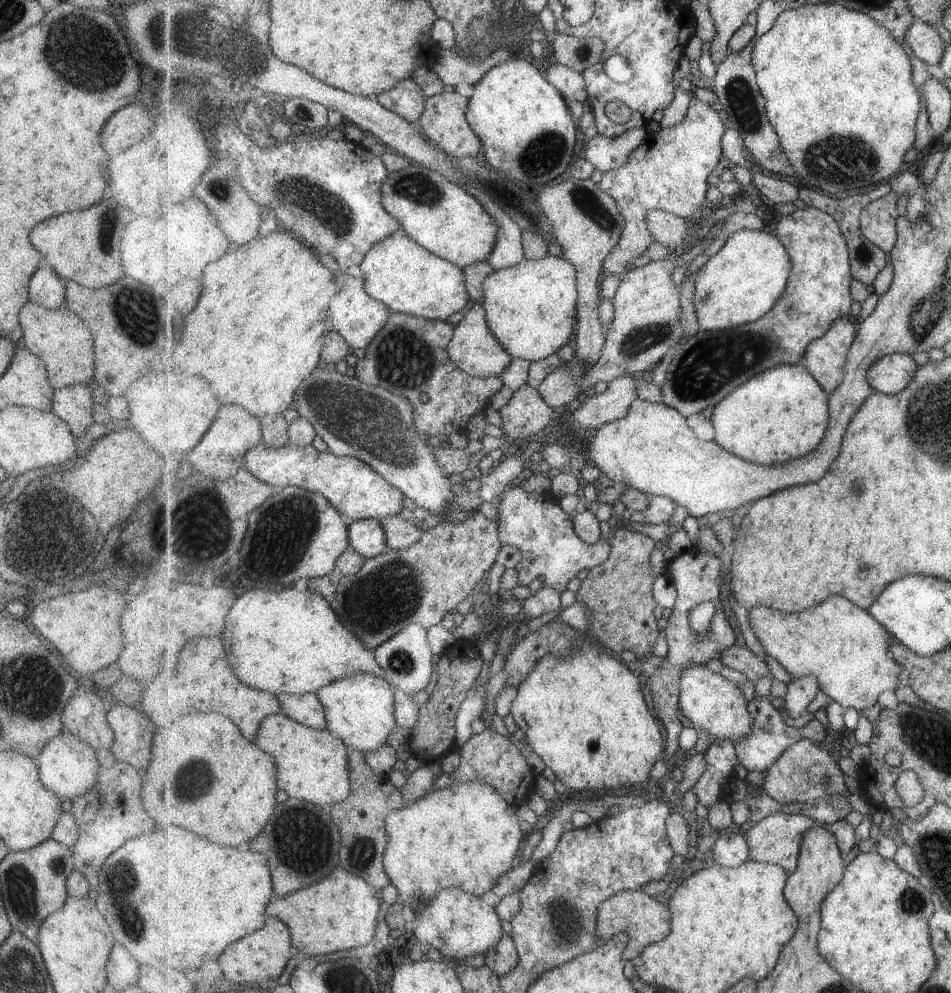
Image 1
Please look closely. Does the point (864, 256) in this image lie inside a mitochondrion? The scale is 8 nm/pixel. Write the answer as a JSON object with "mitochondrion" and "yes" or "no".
{"mitochondrion":"yes"}

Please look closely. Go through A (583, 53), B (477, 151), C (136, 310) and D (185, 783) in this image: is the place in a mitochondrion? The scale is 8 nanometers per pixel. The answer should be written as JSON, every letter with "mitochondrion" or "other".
{"A":"mitochondrion","B":"other","C":"mitochondrion","D":"mitochondrion"}

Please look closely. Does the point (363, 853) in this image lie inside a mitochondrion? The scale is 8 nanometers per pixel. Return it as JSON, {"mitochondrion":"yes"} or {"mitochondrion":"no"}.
{"mitochondrion":"yes"}

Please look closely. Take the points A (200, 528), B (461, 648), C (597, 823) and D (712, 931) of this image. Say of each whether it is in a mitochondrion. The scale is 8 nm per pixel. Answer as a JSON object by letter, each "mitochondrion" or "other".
{"A":"mitochondrion","B":"other","C":"other","D":"other"}

